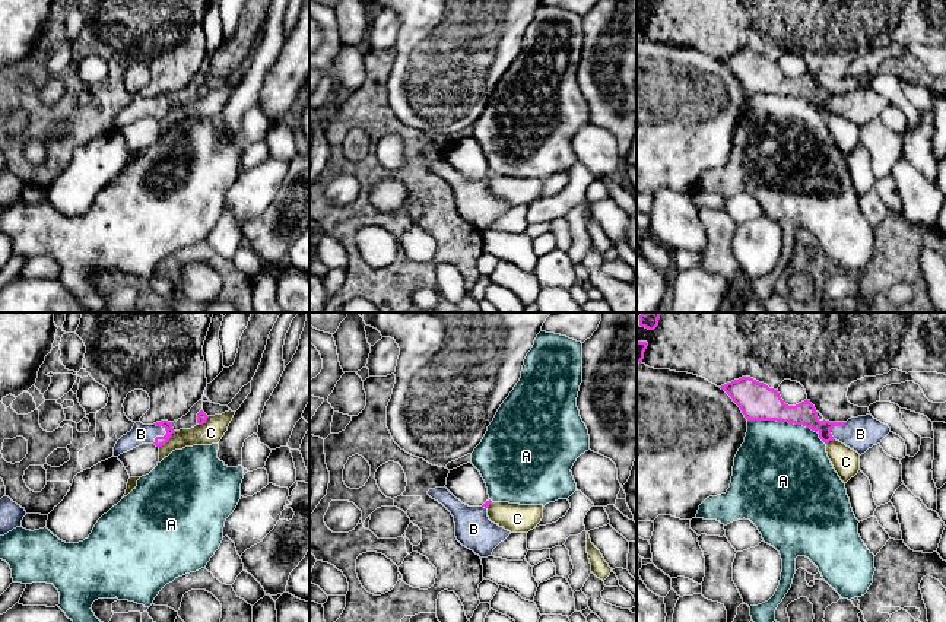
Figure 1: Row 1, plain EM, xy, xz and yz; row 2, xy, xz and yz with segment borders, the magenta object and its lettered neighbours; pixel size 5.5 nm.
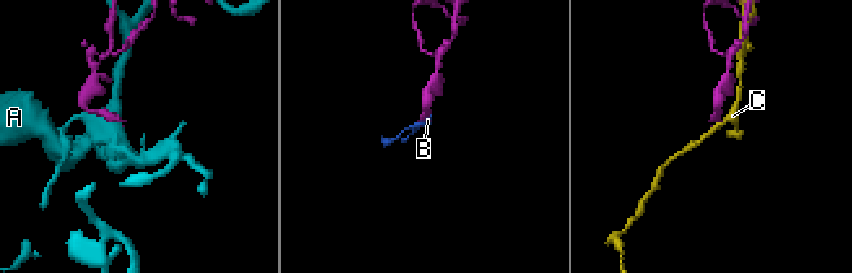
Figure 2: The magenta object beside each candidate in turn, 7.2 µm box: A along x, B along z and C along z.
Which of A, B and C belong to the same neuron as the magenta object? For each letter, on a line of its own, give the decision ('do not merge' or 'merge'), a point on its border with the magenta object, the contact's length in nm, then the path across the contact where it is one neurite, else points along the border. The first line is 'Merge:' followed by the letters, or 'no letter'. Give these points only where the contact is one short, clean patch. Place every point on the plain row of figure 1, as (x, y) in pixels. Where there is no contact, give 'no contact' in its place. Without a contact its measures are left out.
Merge: B
A: do not merge | yz (789, 95) | 460 nm
B: merge | xy (161, 110) | 120 nm | across xy (159, 114), (161, 110), (140, 107)
C: do not merge | xy (168, 113) | 130 nm

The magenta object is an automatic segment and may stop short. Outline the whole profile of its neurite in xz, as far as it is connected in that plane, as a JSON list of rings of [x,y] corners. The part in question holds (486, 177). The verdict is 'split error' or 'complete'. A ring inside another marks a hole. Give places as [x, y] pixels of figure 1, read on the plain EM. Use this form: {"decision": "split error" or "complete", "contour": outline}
{"decision": "split error", "contour": [[[447,161],[429,162],[428,168],[442,177],[454,190],[457,213],[480,231],[492,228],[511,204],[492,196],[488,190],[486,174],[482,180],[469,180],[457,172]]]}

